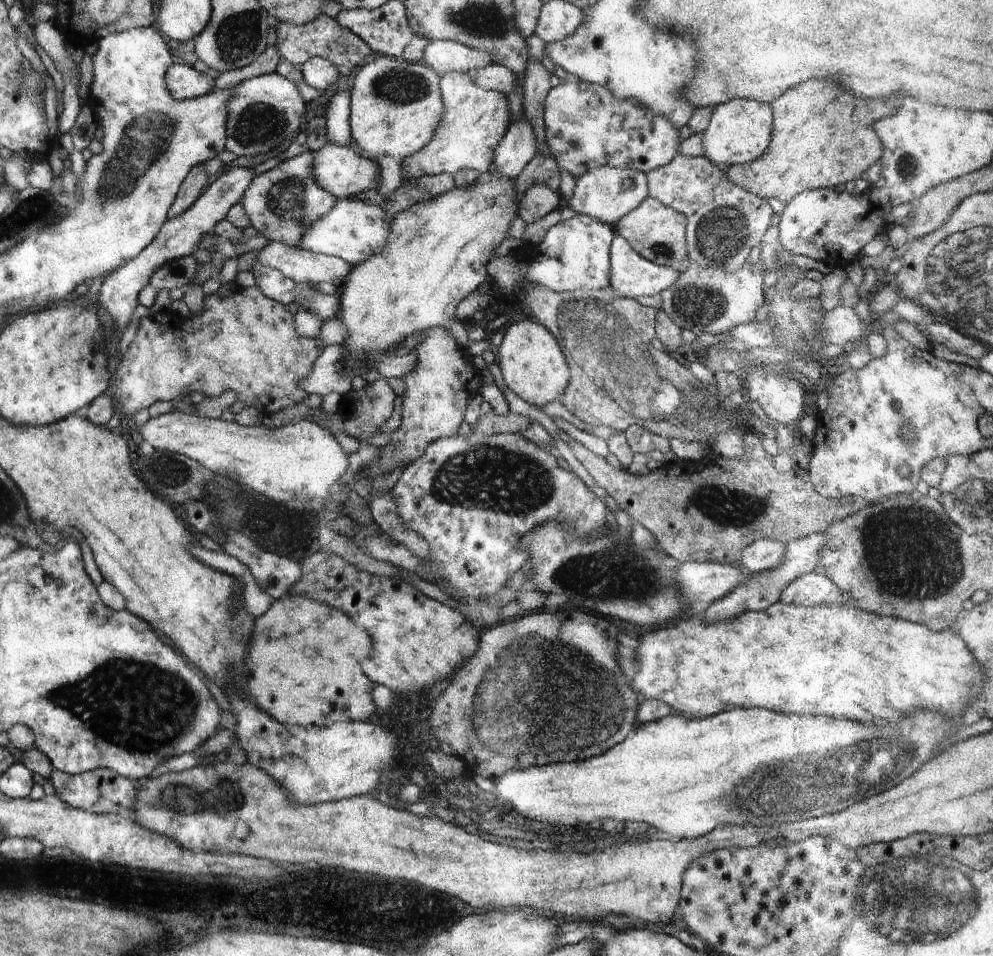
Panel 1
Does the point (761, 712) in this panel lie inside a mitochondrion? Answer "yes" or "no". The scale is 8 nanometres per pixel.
no

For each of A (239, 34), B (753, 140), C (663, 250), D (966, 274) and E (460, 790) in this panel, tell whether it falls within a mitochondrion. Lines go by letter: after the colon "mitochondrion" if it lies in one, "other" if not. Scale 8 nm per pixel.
A: mitochondrion
B: other
C: mitochondrion
D: mitochondrion
E: mitochondrion

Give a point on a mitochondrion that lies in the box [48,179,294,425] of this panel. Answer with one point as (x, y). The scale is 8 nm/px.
(95, 339)

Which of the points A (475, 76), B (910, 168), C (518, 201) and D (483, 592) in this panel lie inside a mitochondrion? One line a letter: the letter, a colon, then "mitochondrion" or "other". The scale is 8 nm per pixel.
A: other
B: mitochondrion
C: other
D: other

